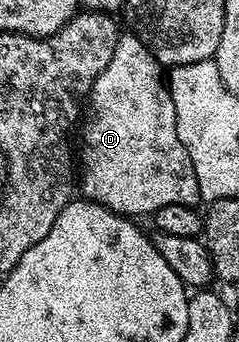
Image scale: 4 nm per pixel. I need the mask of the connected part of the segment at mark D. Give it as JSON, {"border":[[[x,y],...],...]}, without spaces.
{"border":[[[132,33],[122,34],[115,45],[115,53],[111,53],[111,61],[103,73],[95,81],[95,85],[89,91],[87,96],[87,115],[89,111],[89,120],[85,123],[85,132],[81,139],[85,144],[79,147],[79,191],[84,198],[93,203],[98,203],[104,207],[110,207],[121,215],[138,217],[137,215],[152,216],[154,211],[163,209],[163,205],[187,205],[188,207],[197,207],[202,202],[199,193],[199,181],[195,181],[195,169],[191,165],[191,157],[187,157],[187,149],[183,149],[183,141],[179,141],[179,133],[176,132],[175,121],[175,101],[169,92],[168,82],[163,78],[162,64],[158,63],[153,52],[145,46],[142,39],[137,38]]]}

